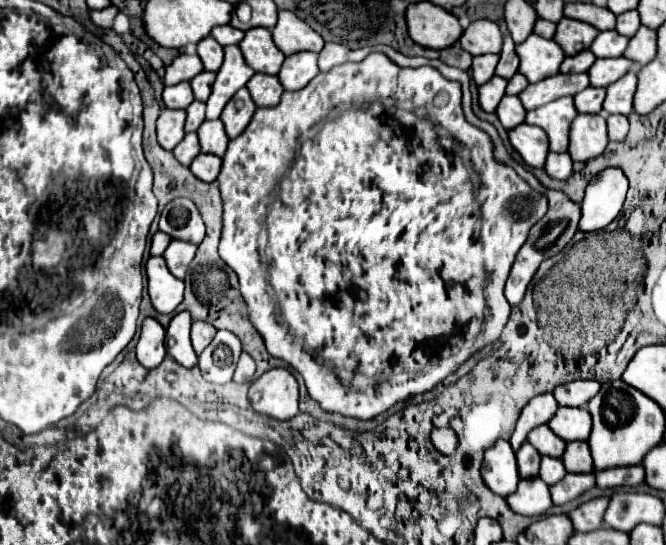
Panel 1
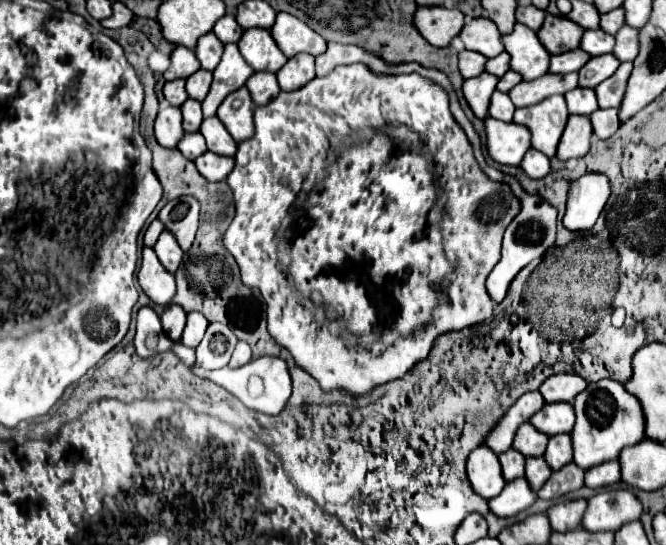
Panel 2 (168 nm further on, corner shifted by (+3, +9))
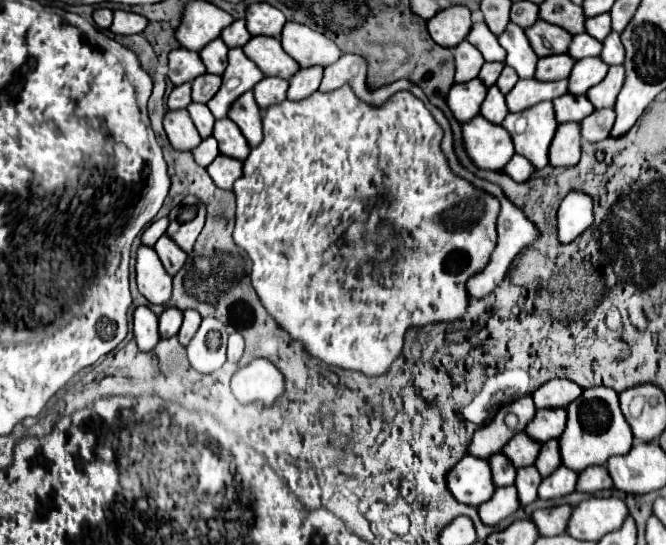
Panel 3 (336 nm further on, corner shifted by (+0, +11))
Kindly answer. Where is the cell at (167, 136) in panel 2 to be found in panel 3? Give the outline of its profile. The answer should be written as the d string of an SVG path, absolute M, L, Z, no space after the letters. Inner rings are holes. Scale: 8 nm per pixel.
M168 110L162 124L174 150L194 150L202 142L186 110Z

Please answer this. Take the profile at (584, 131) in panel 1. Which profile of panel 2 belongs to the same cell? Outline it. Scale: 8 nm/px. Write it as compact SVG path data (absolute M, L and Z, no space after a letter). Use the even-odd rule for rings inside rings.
M569 116L565 132L557 146L557 158L565 162L571 158L585 156L589 152L591 134L593 130L591 130L591 122L587 116Z

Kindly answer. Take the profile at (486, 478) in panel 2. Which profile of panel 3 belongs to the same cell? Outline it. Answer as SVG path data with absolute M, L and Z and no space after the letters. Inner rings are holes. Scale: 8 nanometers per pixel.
M464 456L450 472L448 472L448 488L452 496L470 506L480 506L488 502L494 494L494 482L490 482L490 464L486 458Z

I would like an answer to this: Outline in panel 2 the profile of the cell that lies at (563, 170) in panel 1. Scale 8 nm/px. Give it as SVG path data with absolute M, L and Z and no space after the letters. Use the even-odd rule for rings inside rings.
M527 150L527 154L523 156L523 160L521 160L519 166L521 166L521 170L523 170L529 178L533 178L533 180L543 178L543 176L547 176L547 174L551 172L549 158L547 158L545 154L539 154L537 150Z

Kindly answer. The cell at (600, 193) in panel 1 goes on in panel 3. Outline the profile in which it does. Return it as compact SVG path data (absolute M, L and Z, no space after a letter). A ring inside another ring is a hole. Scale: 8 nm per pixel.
M568 192L558 210L558 240L572 242L594 224L594 200L584 192Z

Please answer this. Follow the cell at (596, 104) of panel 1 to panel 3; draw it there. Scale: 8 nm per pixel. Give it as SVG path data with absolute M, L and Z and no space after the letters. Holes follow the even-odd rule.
M566 94L566 96L560 96L558 100L554 100L554 110L556 110L556 120L560 124L564 124L564 122L580 122L586 116L590 116L596 108L592 106L592 102L586 96Z

